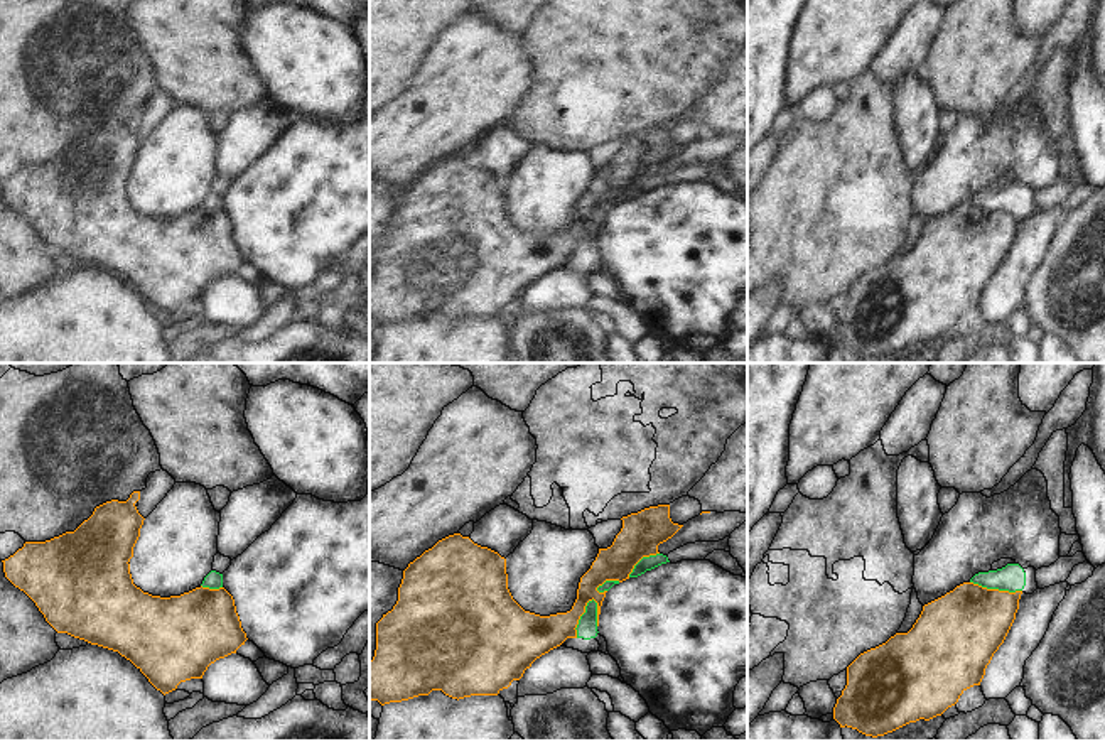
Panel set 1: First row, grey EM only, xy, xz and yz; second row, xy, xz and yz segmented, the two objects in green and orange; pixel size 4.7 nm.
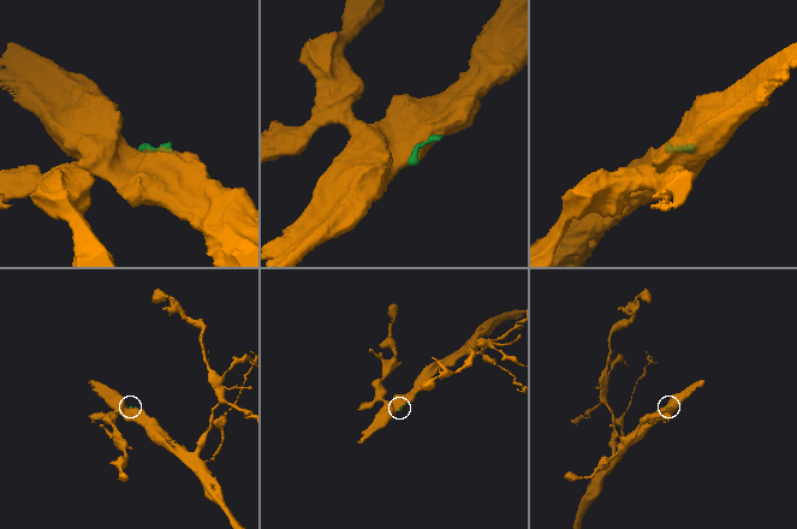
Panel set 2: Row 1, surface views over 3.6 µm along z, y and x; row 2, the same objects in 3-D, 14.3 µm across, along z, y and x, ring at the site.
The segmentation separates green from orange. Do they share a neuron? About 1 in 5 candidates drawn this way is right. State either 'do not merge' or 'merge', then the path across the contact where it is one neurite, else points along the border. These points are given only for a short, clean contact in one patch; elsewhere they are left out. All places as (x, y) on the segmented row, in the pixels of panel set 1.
do not merge

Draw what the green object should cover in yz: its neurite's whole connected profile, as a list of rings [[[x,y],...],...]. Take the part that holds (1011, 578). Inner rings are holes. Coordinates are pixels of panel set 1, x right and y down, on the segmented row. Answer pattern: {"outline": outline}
{"outline": [[[1007,564],[997,571],[978,572],[970,579],[970,582],[987,589],[1009,592],[1022,591],[1026,594],[1032,594],[1038,589],[1036,569],[1022,569],[1019,564]]]}

